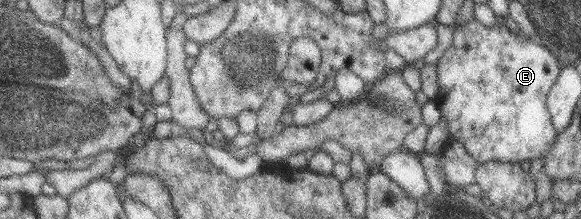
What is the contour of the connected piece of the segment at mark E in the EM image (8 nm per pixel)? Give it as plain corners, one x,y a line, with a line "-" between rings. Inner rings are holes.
472,19
470,22
459,21
454,27
452,45
436,63
439,85
436,100
443,116
449,120
452,139
464,143
480,164
490,161
531,162
536,158
544,162
560,133
552,120
547,98
559,80
563,65
538,39
514,34
504,25
484,26

